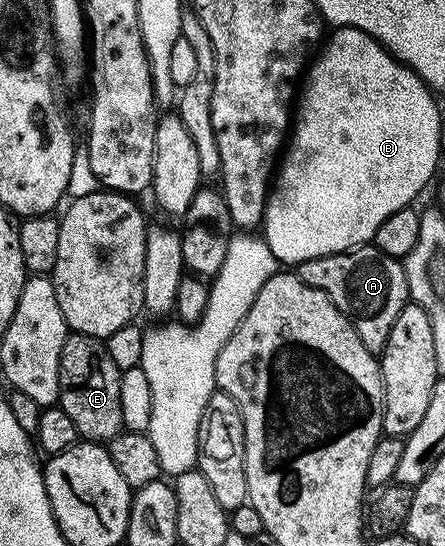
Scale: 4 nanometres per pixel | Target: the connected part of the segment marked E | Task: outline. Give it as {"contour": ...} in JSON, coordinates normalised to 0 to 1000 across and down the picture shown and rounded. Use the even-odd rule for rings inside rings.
{"contour":[[[153,608],[137,636],[128,742],[155,767],[164,767],[164,782],[173,782],[180,802],[198,810],[247,811],[279,791],[270,681],[229,623],[200,612]]]}

